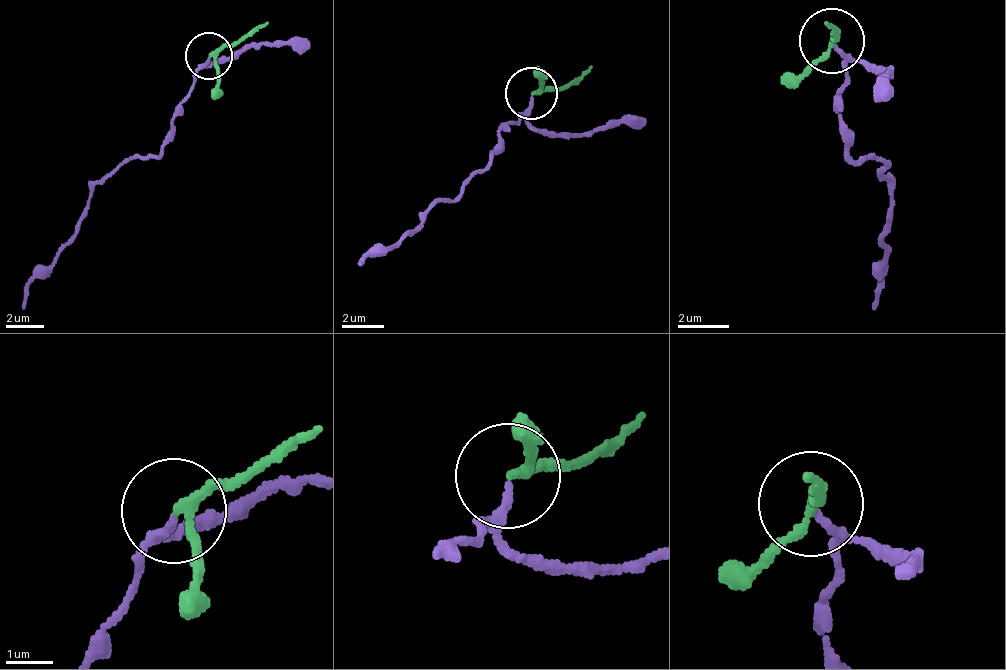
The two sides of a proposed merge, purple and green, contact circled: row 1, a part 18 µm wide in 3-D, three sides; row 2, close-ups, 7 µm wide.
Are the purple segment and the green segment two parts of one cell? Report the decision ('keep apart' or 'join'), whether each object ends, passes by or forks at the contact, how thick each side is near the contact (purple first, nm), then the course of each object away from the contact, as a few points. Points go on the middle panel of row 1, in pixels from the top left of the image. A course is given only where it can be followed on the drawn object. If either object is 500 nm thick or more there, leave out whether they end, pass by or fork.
join; purple passes by; green passes by; calibres 120 and 170 nm; course purple (530, 98), (494, 152), (455, 197), (422, 221), (411, 236), (365, 259), (362, 263); course green (530, 92), (570, 85), (593, 65)

